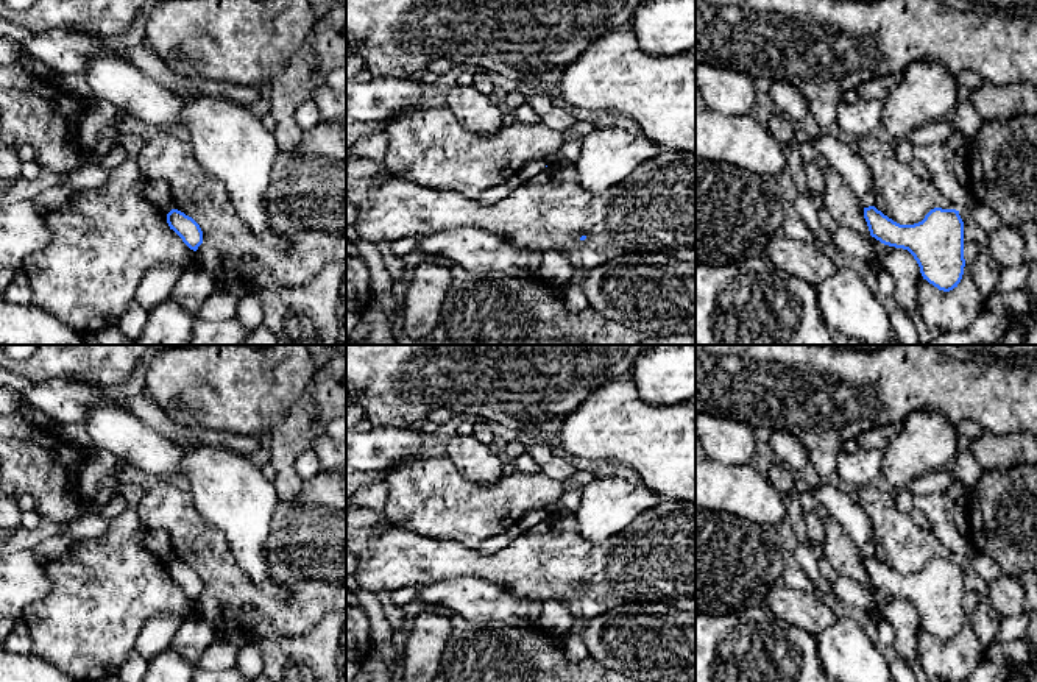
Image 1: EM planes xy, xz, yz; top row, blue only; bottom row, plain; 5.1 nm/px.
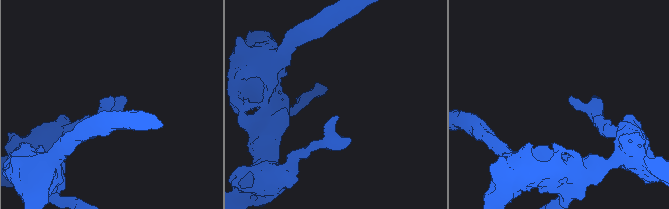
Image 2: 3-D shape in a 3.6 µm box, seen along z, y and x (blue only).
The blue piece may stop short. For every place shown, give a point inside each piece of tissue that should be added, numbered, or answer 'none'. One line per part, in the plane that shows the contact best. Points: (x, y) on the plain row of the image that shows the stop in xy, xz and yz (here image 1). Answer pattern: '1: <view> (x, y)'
none

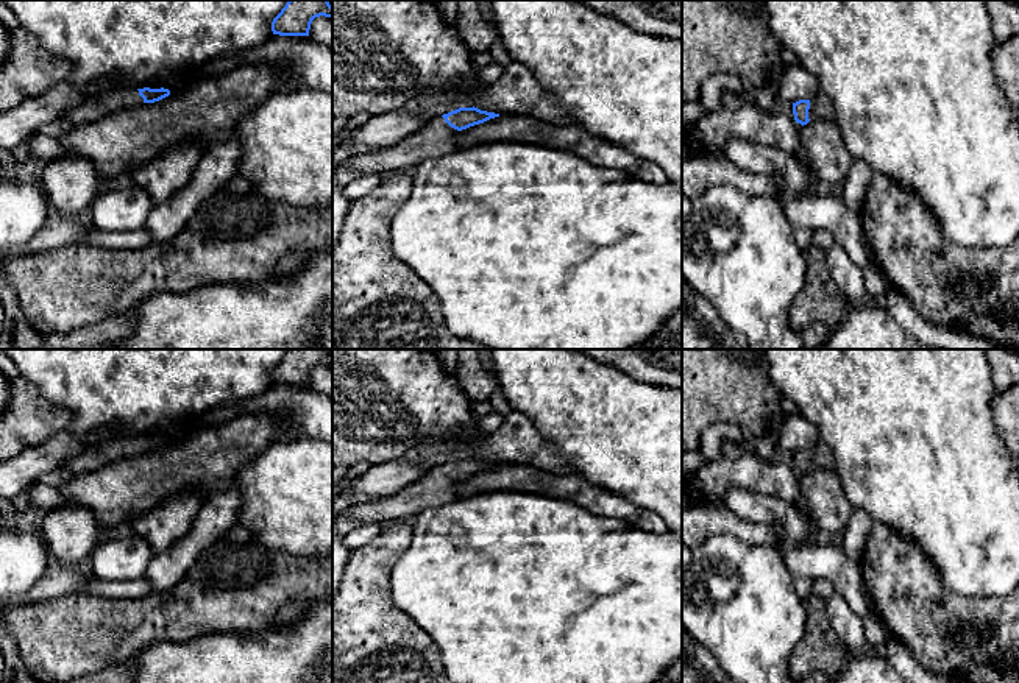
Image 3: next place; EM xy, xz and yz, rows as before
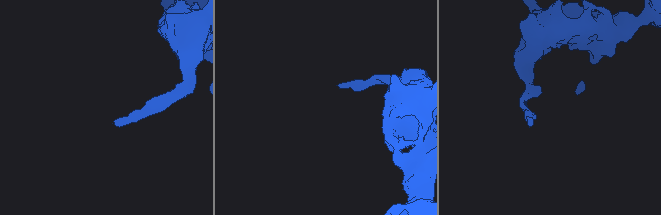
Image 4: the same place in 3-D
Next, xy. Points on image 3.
1: xy (91, 459)

